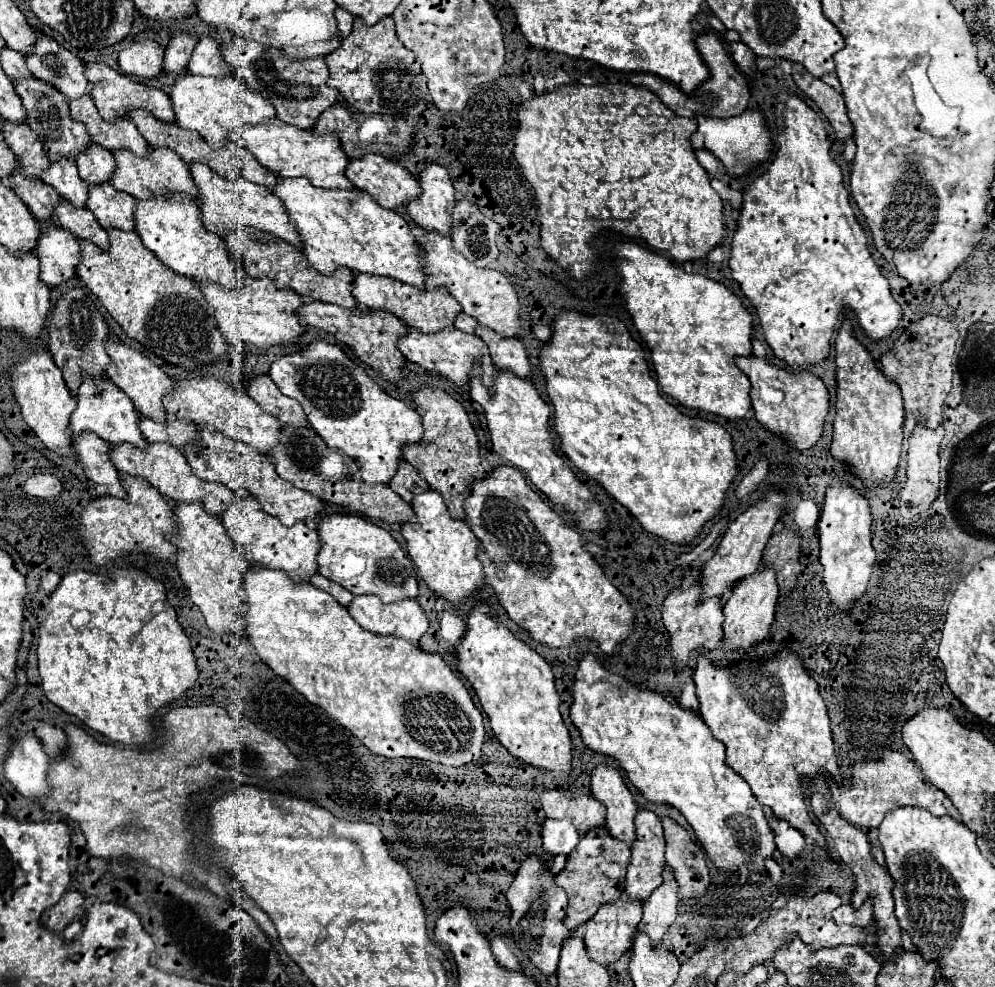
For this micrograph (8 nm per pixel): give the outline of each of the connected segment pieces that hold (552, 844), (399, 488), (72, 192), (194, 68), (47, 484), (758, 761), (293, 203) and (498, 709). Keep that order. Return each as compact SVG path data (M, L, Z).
M545 820L541 830L541 846L547 856L569 854L579 844L579 834L575 826L567 820Z
M401 462L395 478L389 484L393 488L393 492L397 492L407 504L411 504L413 496L419 492L427 492L429 486L427 482L415 472L415 468L409 462Z
M63 158L59 162L51 162L49 170L43 172L43 182L51 184L61 198L75 206L85 206L87 202L87 184L79 178L75 162Z
M201 38L193 50L189 72L197 76L229 76L229 64L221 58L219 46L213 38Z
M35 474L25 482L25 492L35 498L53 498L61 494L63 486L53 474Z
M783 650L765 662L743 662L725 668L713 666L701 656L693 682L701 704L701 718L727 748L727 766L743 776L753 796L771 808L775 818L789 822L827 852L823 834L811 822L801 782L813 780L815 776L829 776L835 782L843 778L837 768L825 702L819 696L817 682L805 672L799 656Z
M277 178L273 194L283 200L287 214L297 224L309 266L321 274L331 276L339 266L345 266L353 272L387 276L419 290L425 288L425 264L409 224L397 212L381 208L369 194L361 190L327 192L311 186L307 178Z
M477 604L467 618L467 632L457 646L457 668L471 682L495 738L513 758L527 766L547 770L557 788L569 788L571 738L559 714L561 698L555 690L551 666L525 642L513 638L509 628L495 620L487 604Z

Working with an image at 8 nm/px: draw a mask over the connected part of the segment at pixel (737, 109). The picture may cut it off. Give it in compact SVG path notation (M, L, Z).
M705 34L697 38L697 50L701 52L711 78L701 84L701 88L687 96L677 85L661 80L654 84L654 75L649 73L628 73L628 82L633 86L643 86L649 90L654 90L653 94L659 96L663 100L663 104L667 104L667 108L671 108L677 116L685 116L685 118L695 118L695 116L715 116L715 118L729 118L729 116L739 116L749 102L749 88L747 88L747 80L745 76L739 72L739 68L735 66L735 62L731 60L729 52L725 50L723 42L715 36L715 34Z

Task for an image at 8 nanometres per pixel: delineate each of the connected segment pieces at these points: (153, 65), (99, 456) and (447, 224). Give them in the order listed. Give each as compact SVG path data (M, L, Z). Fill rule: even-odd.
M137 38L119 54L119 66L125 74L155 78L163 70L163 52L157 42Z
M87 432L83 436L73 436L75 454L79 462L83 464L85 474L95 484L109 486L109 494L117 498L125 498L127 492L123 490L123 484L119 480L119 470L113 466L111 458L107 456L111 452L111 444L101 440L99 436Z
M429 164L421 174L421 196L407 204L409 216L423 228L451 236L451 208L455 206L455 190L449 174L439 164Z

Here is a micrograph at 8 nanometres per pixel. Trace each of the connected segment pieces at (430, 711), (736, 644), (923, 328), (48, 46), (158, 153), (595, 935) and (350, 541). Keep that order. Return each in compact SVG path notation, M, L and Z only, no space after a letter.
M251 566L251 570L245 576L245 588L247 588L247 636L249 642L253 644L253 648L257 650L259 658L283 680L287 680L299 694L303 694L311 704L323 708L337 724L345 726L353 736L357 736L371 752L385 756L385 758L417 758L417 760L429 760L429 762L439 762L445 766L465 766L471 762L479 762L479 740L485 740L485 726L483 726L483 716L481 712L475 708L465 684L461 682L461 678L449 668L449 664L445 664L445 660L439 654L429 654L413 644L409 644L407 640L401 640L397 636L375 636L367 630L363 630L347 612L347 608L339 606L339 602L323 592L317 590L313 584L293 584L289 576L285 576L285 572L281 570L267 570L267 568L257 568Z
M761 568L759 572L743 578L735 588L733 596L723 606L723 650L737 652L761 644L769 636L769 626L773 622L775 604L779 598L779 588L775 582L775 572L771 568Z
M925 316L903 330L893 352L883 356L883 374L893 380L903 396L905 412L927 428L943 424L943 402L951 390L951 358L957 342L957 328L939 316Z
M39 34L33 56L25 60L35 78L51 84L69 100L91 96L91 84L85 78L83 62L59 46L51 36Z
M151 148L147 158L135 156L133 152L117 150L117 152L113 152L113 156L117 160L117 170L111 178L113 188L119 188L121 192L127 192L129 196L133 196L137 200L147 200L147 196L157 196L161 190L183 192L183 194L191 196L193 200L199 200L199 196L195 196L195 184L191 184L191 172L189 172L187 164L173 150Z
M617 900L613 904L601 906L599 912L587 924L583 924L585 926L583 942L587 946L587 952L589 952L591 960L609 968L625 952L629 952L631 946L633 946L633 938L637 934L637 924L641 920L641 912L643 912L643 904L641 902L631 902L631 900Z
M331 514L321 518L319 538L319 574L327 580L341 584L355 596L375 594L383 600L383 604L417 596L415 566L385 528L355 514Z

